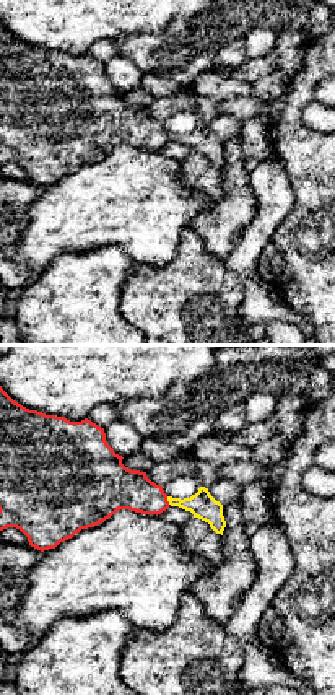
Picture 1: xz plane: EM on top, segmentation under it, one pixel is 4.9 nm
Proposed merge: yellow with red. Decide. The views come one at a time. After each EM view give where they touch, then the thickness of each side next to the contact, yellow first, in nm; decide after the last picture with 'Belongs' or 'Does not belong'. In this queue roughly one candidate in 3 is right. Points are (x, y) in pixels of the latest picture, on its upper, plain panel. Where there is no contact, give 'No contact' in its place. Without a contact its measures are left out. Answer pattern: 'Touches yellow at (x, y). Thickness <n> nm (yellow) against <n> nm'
Touches yellow at (168, 135). Thickness 140 nm (yellow) against 200 nm

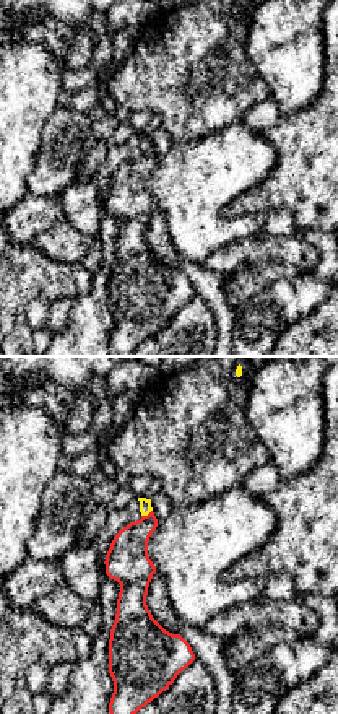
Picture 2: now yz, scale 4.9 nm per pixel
Touches yellow at (147, 150). Thickness 60 nm (yellow) against 220 nm

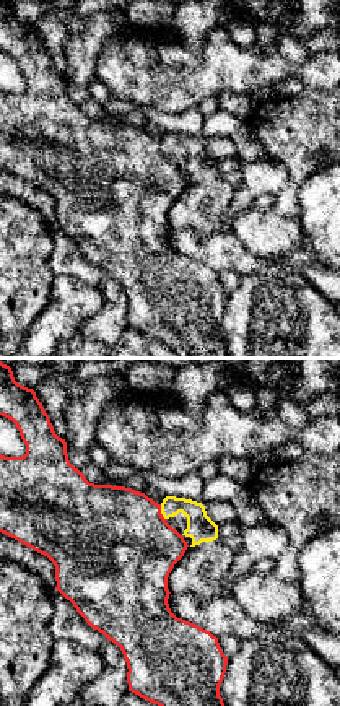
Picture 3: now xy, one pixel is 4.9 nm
Touches yellow at (161, 148). Thickness 140 nm (yellow) against 500 nm

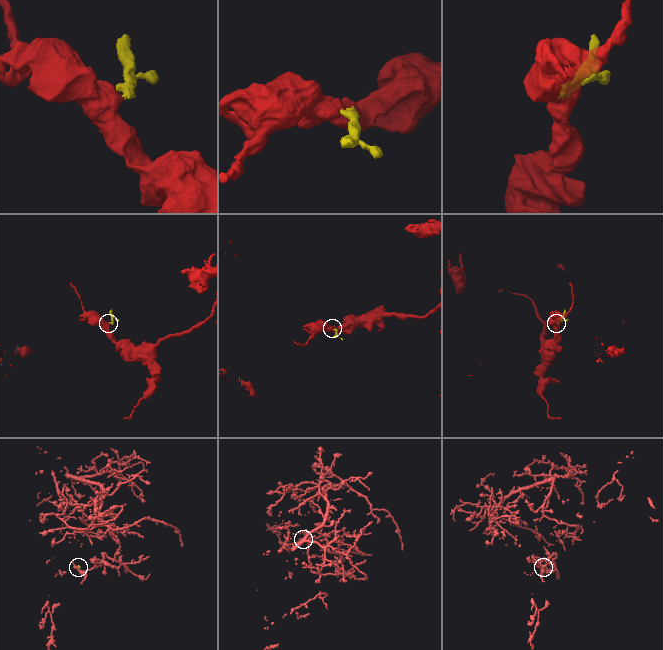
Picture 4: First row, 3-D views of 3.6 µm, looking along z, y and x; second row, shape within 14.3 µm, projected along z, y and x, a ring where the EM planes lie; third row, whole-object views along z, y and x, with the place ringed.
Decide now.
Does not belong

